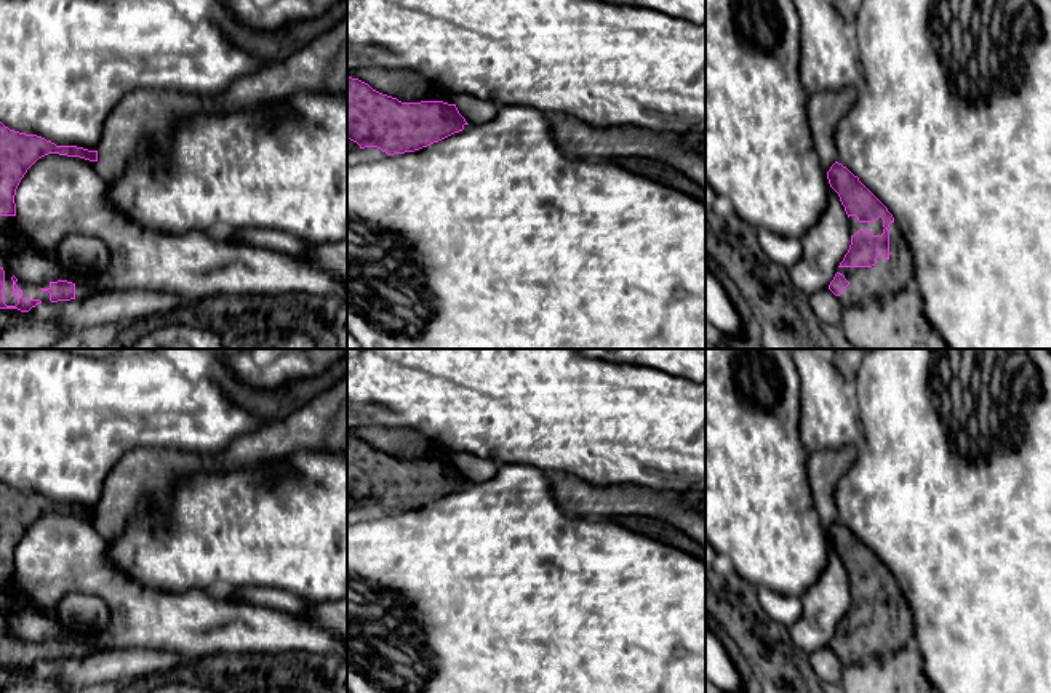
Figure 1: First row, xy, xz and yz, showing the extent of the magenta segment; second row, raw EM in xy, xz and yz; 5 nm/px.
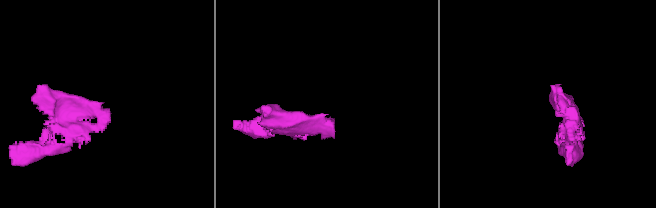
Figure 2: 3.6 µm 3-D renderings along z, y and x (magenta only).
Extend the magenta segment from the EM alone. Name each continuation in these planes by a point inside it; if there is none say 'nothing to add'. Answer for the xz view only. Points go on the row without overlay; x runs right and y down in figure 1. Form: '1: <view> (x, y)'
nothing to add

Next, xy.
1: xy (11, 600)

